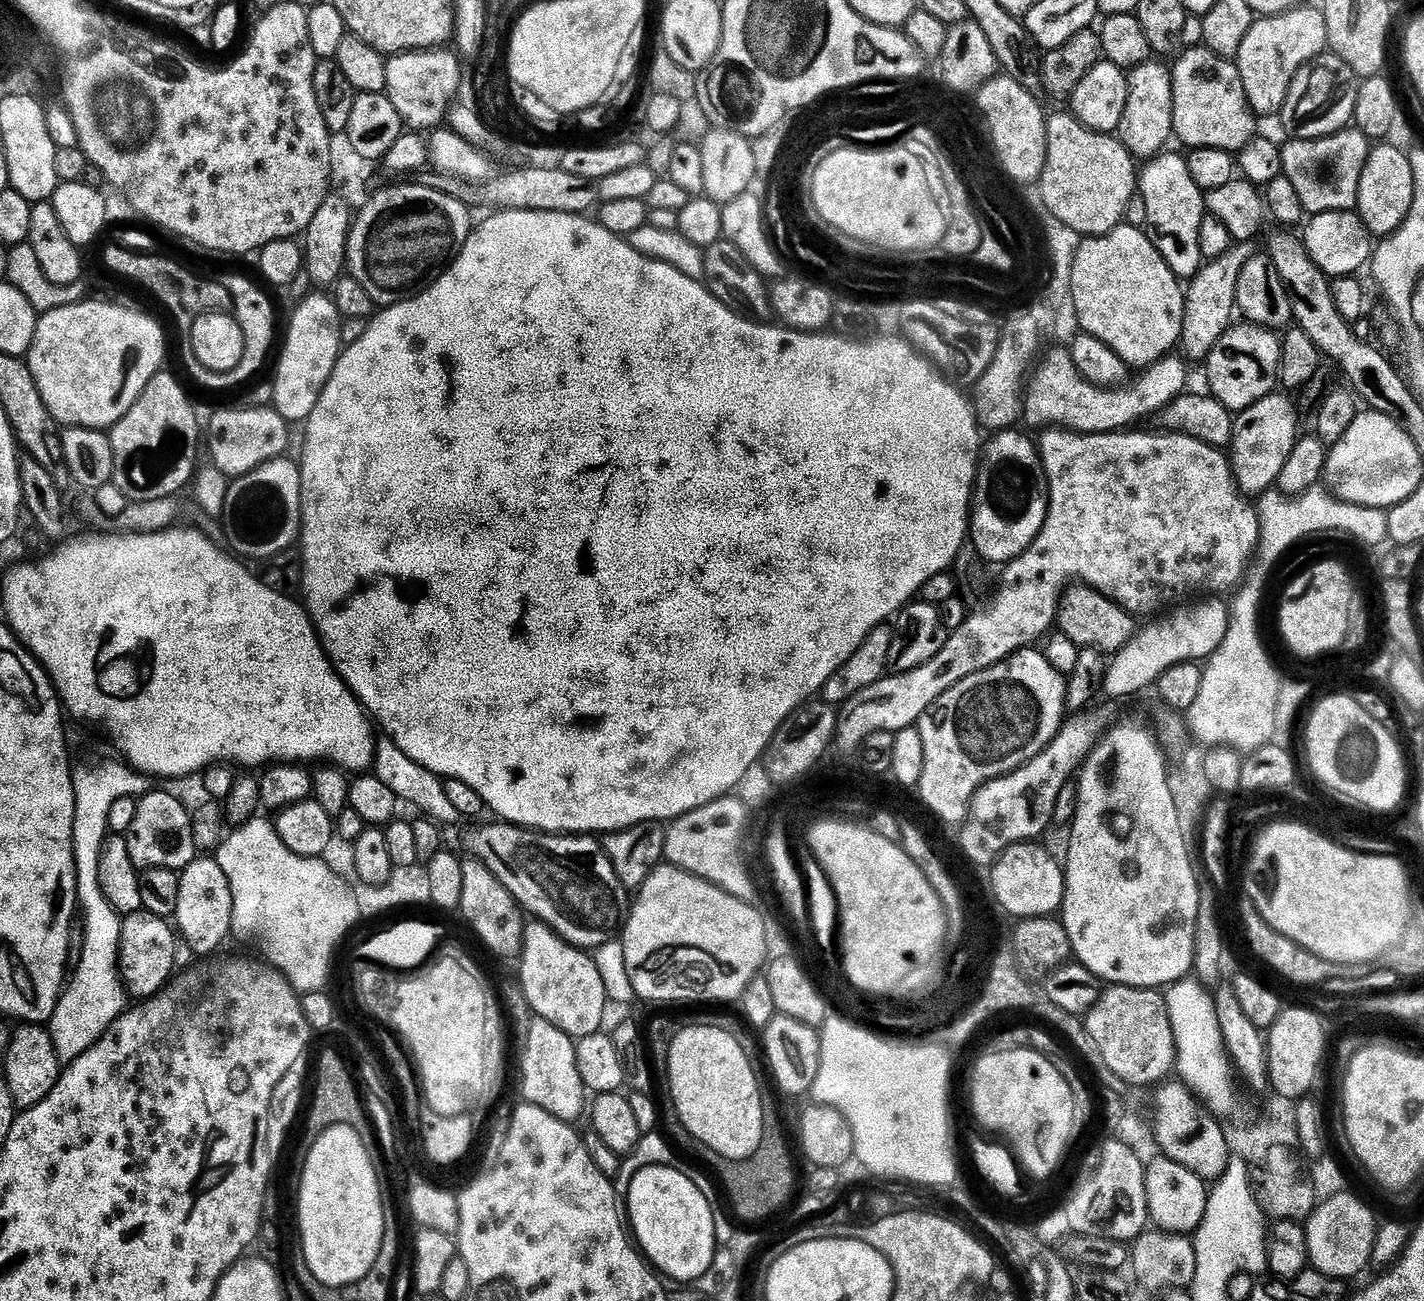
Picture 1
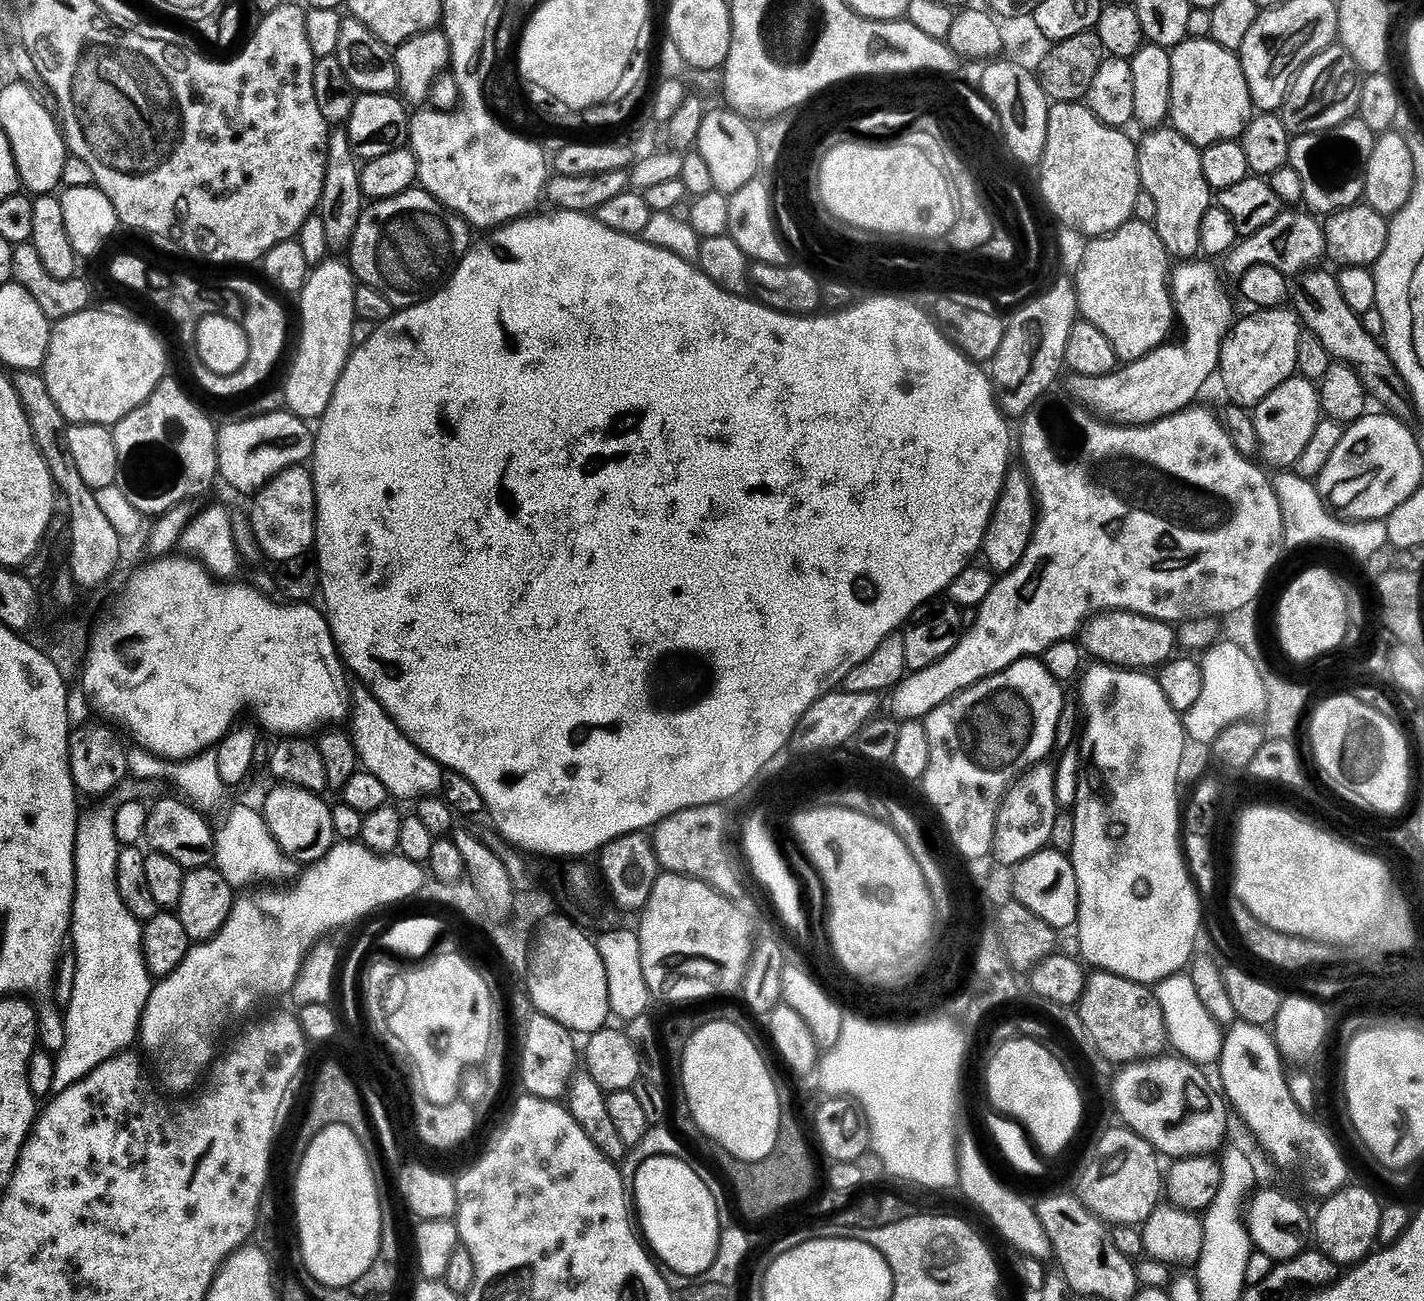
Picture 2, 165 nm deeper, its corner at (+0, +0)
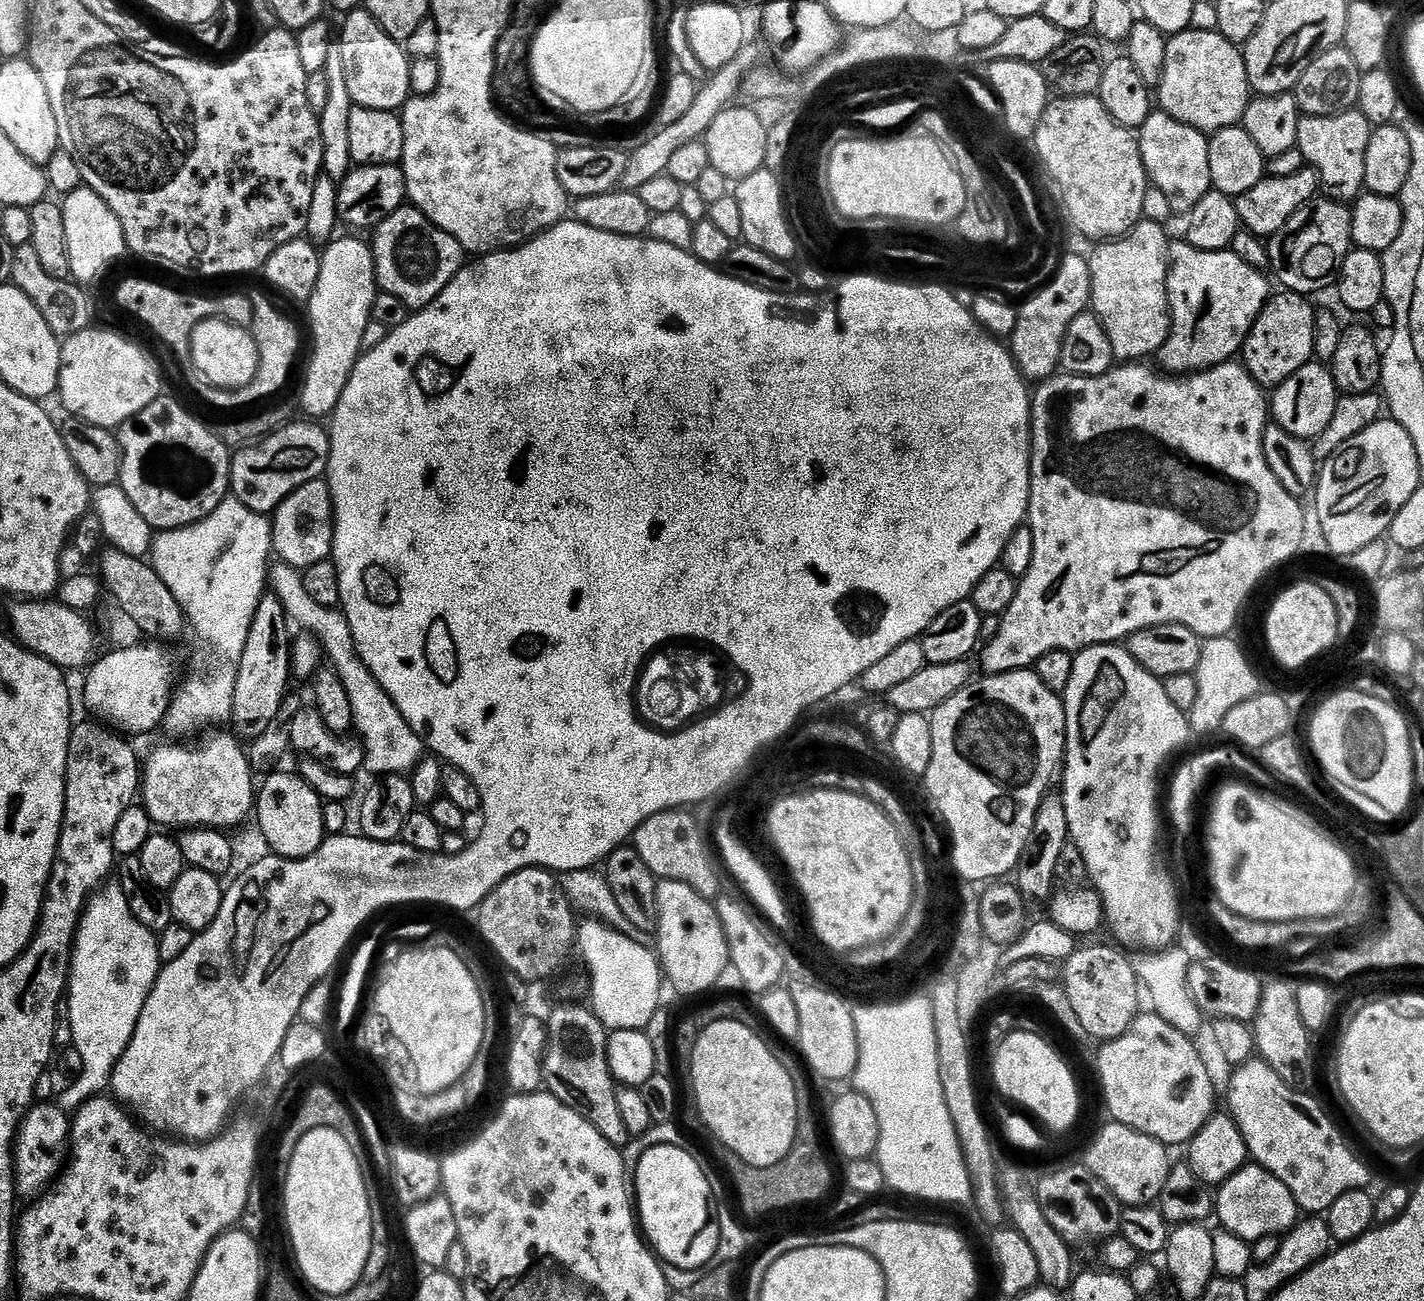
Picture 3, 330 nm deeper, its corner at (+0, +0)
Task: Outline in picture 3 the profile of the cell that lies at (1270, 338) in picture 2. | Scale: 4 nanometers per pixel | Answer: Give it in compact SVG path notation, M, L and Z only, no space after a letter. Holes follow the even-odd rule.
M1287 290L1281 291L1281 296L1273 295L1258 314L1250 334L1246 338L1242 349L1242 360L1252 377L1260 381L1261 385L1278 386L1286 378L1290 378L1302 366L1306 366L1314 356L1317 309L1312 309L1311 299Z

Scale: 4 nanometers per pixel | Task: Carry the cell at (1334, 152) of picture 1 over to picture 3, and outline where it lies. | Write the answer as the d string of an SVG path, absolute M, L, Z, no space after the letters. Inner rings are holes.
M1359 110L1334 114L1333 116L1301 115L1298 122L1300 135L1299 149L1304 154L1305 161L1315 168L1320 175L1320 181L1325 189L1329 188L1331 195L1337 200L1352 202L1365 191L1366 182L1366 148L1370 146L1373 125Z

